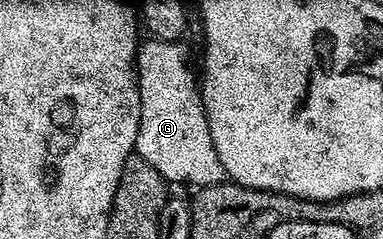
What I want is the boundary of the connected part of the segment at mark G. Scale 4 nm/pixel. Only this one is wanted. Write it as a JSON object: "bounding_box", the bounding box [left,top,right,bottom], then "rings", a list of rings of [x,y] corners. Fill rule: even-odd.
{"bounding_box":[135,39,222,187],"rings":[[[148,39],[136,54],[139,87],[139,131],[135,154],[163,175],[165,182],[189,181],[192,187],[222,181],[220,156],[212,142],[198,77],[188,66],[188,53],[177,41]]]}

